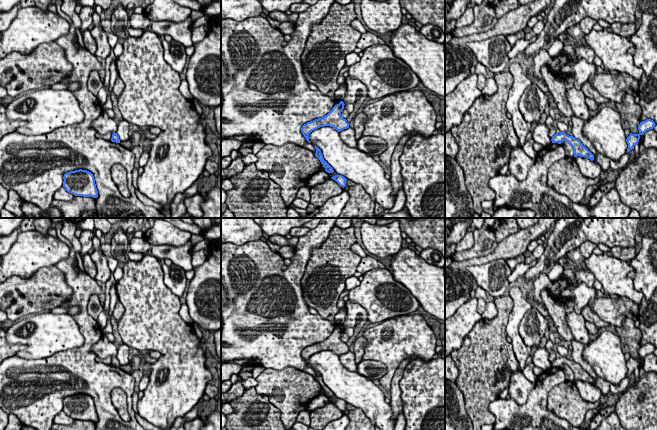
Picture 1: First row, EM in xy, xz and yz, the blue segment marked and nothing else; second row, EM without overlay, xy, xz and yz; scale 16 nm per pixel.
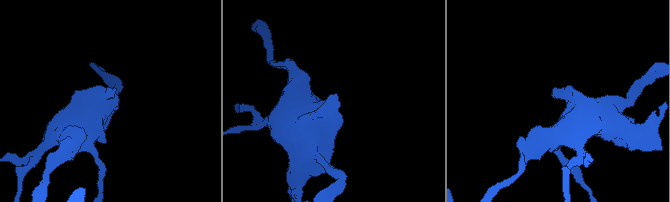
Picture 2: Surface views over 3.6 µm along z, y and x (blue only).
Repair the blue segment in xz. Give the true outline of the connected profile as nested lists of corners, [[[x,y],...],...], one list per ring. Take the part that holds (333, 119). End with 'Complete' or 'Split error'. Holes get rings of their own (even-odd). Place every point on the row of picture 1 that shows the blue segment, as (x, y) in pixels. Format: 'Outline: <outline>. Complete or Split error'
Outline: [[[340,101],[340,103],[335,105],[332,110],[324,117],[315,119],[304,124],[301,128],[301,132],[306,140],[310,143],[309,134],[320,127],[330,126],[336,129],[338,132],[349,128],[349,123],[341,116],[344,105],[344,102]]]. Complete

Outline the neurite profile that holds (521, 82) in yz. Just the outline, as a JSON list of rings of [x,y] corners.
[[[515,62],[510,64],[509,72],[513,76],[513,84],[509,91],[506,102],[507,112],[511,114],[511,120],[514,130],[518,136],[519,143],[523,146],[526,143],[526,137],[531,129],[531,123],[527,122],[519,110],[519,100],[525,89],[531,85],[531,80],[522,72],[522,67]]]

